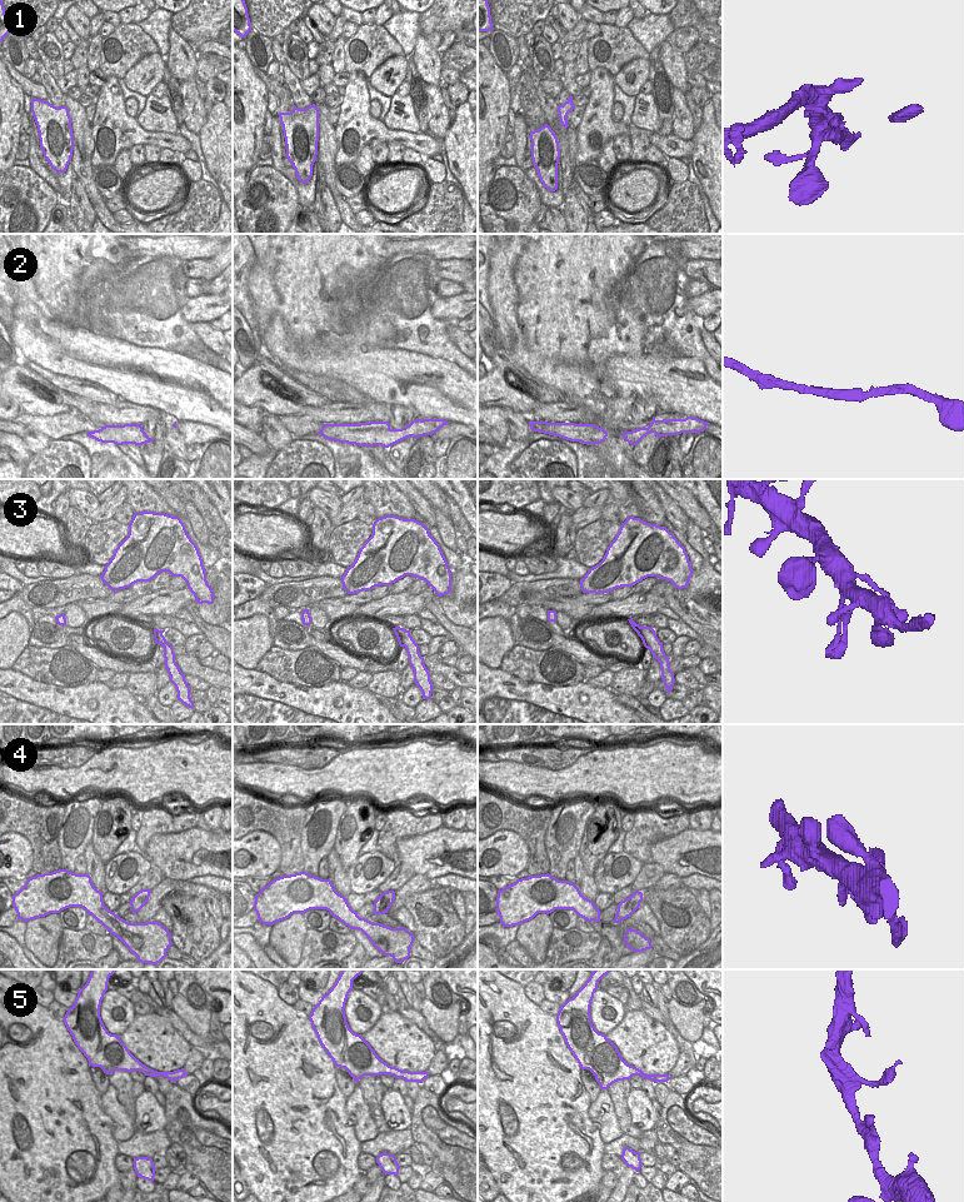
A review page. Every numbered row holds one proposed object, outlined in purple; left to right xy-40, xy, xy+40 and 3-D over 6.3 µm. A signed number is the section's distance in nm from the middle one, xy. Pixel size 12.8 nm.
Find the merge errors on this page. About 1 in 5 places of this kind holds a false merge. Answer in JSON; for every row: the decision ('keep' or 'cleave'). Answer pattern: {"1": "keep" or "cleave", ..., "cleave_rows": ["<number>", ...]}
{"1": "keep", "2": "keep", "3": "keep", "4": "keep", "5": "keep", "cleave_rows": []}

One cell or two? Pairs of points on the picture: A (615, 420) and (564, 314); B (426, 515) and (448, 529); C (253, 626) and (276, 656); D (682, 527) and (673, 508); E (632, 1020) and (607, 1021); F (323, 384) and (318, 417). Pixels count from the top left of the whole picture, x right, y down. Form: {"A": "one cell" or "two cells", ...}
{"A": "one cell", "B": "two cells", "C": "two cells", "D": "one cell", "E": "two cells", "F": "two cells"}

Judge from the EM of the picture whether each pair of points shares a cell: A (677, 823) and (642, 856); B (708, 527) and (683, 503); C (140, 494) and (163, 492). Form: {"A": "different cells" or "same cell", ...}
{"A": "same cell", "B": "same cell", "C": "different cells"}

